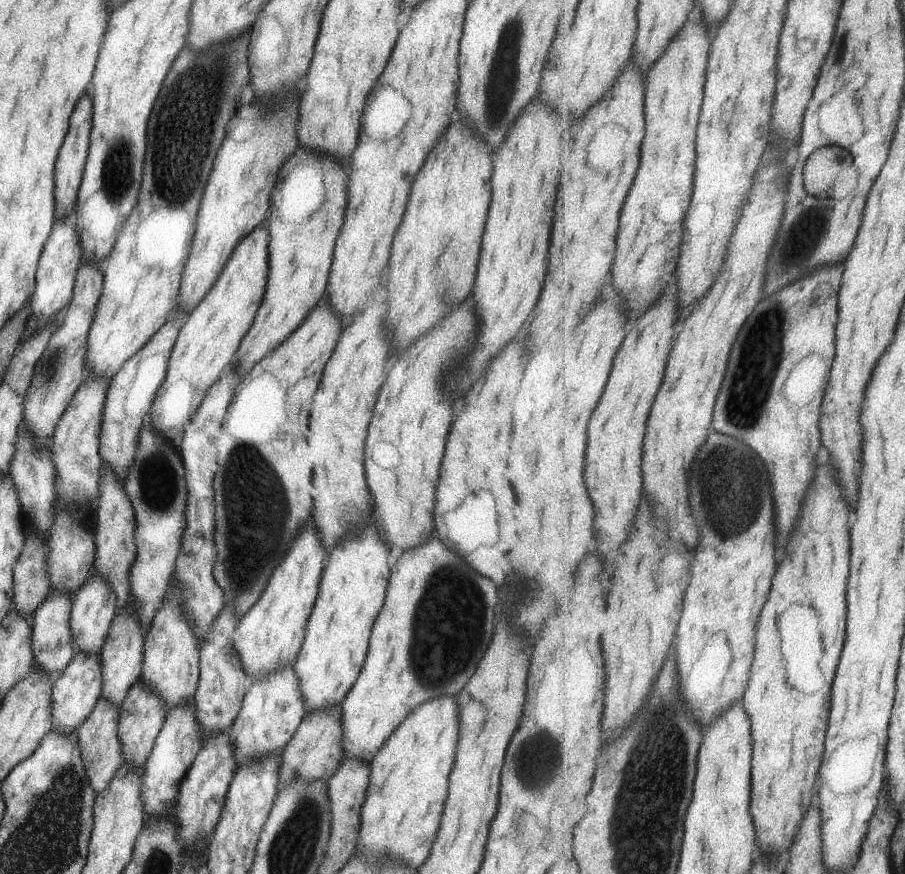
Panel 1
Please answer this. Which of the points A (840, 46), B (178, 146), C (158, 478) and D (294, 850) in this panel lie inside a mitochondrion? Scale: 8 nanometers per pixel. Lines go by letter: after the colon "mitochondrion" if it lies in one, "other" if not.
A: other
B: mitochondrion
C: mitochondrion
D: mitochondrion

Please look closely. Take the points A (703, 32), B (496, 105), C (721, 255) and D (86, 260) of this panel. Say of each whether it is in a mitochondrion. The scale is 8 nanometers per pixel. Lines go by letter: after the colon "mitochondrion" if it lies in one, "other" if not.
A: other
B: mitochondrion
C: other
D: other

